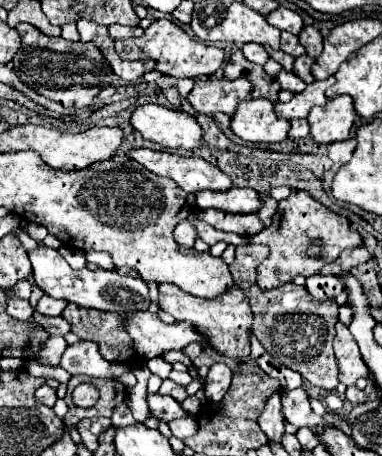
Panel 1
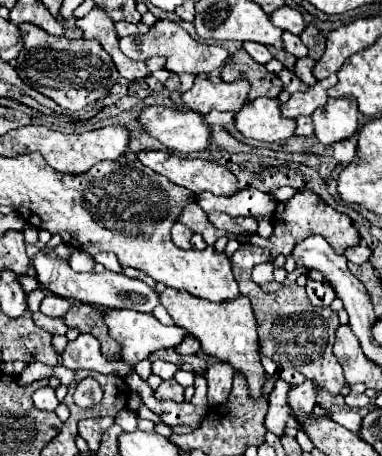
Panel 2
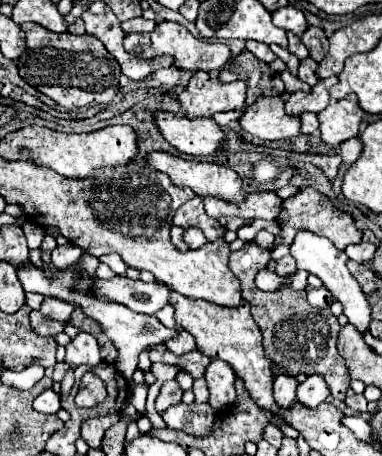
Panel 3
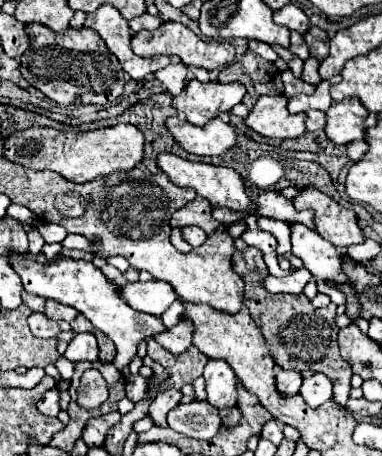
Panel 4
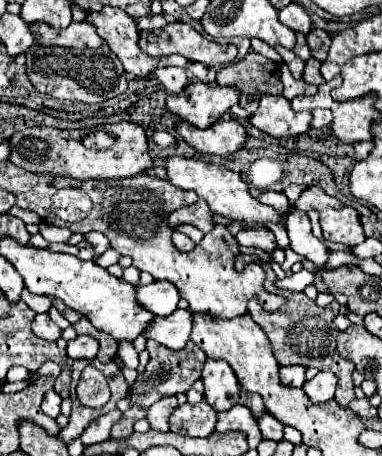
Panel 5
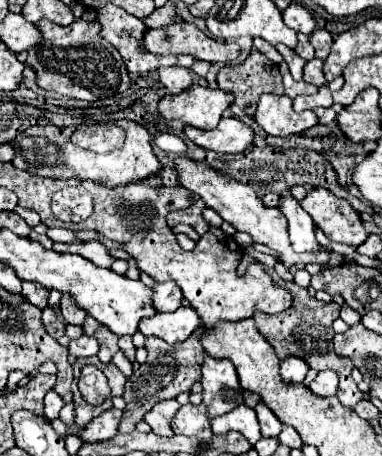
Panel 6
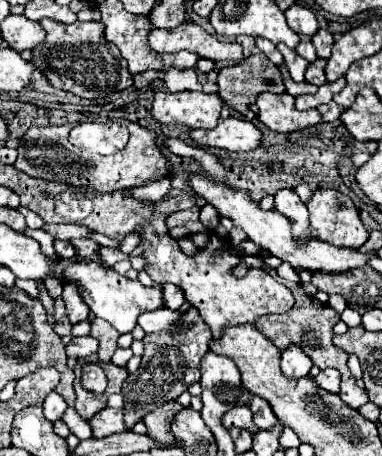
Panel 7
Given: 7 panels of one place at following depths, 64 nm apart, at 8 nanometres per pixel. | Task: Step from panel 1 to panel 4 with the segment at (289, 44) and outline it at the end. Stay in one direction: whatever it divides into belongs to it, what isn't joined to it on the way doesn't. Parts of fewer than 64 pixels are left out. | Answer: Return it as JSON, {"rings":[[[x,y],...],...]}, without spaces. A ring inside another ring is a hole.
{"rings":[[[292,32],[290,40],[292,40],[290,52],[292,52],[292,54],[296,54],[296,56],[300,56],[302,60],[308,60],[308,58],[310,58],[310,54],[308,54],[308,46],[306,46],[306,42],[304,42],[304,36],[302,36],[302,34],[298,34],[298,32]]]}

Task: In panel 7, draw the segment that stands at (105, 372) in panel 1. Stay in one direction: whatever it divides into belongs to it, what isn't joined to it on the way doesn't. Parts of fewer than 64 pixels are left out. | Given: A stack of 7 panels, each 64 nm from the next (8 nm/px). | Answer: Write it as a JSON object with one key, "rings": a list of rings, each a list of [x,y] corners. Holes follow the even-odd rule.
{"rings":[[[82,336],[82,338],[72,338],[70,344],[66,346],[66,354],[72,358],[86,358],[94,354],[98,348],[98,342],[92,336]]]}

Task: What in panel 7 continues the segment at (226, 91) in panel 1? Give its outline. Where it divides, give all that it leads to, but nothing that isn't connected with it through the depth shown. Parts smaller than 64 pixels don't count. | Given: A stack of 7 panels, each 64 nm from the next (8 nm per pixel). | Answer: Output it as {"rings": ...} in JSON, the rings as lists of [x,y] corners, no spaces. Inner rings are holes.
{"rings":[[[156,92],[152,116],[160,124],[178,124],[188,128],[214,128],[222,110],[218,94],[204,92]]]}

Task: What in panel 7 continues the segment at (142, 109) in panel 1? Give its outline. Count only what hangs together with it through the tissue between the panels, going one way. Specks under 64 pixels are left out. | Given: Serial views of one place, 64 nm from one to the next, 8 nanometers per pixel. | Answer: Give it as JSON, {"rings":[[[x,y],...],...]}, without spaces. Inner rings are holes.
{"rings":[[[234,116],[220,118],[212,130],[190,130],[190,136],[198,146],[214,146],[232,152],[256,150],[262,140],[262,132],[252,122]]]}

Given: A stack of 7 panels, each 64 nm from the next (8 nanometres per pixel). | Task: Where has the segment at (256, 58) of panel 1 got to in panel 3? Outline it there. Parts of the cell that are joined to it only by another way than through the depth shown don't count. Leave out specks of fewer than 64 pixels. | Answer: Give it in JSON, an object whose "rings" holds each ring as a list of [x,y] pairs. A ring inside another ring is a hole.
{"rings":[[[248,40],[246,42],[246,50],[250,50],[256,58],[264,60],[264,62],[274,62],[276,60],[276,54],[262,42],[254,42],[254,40]]]}

